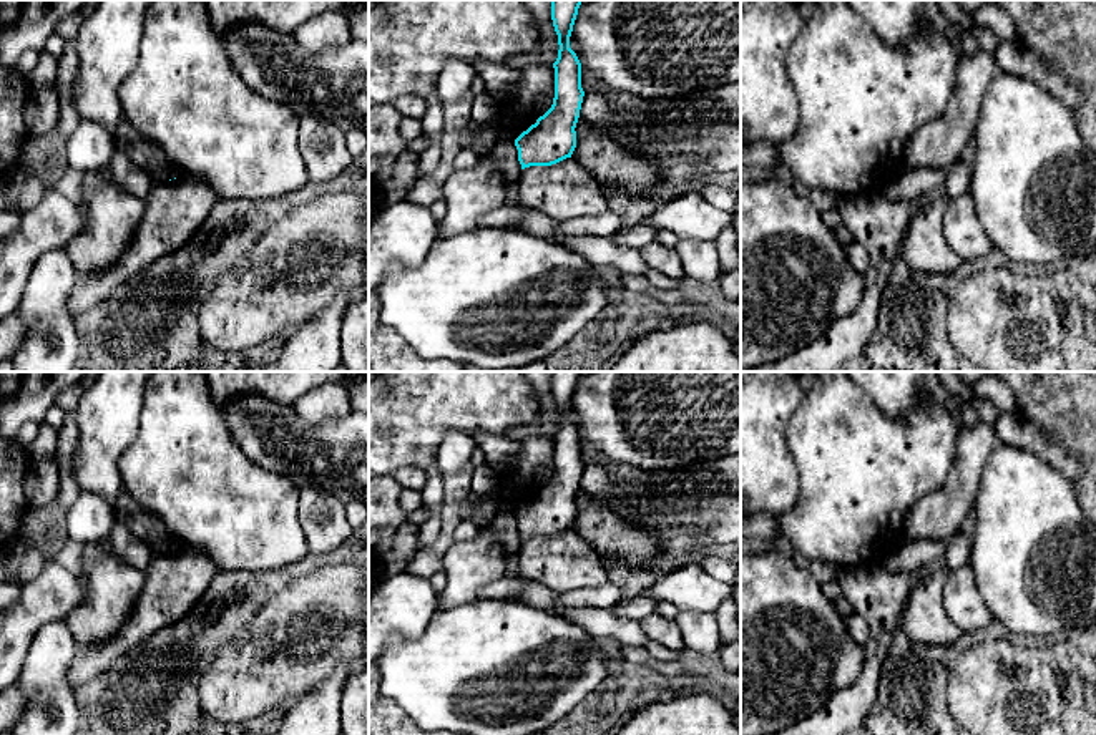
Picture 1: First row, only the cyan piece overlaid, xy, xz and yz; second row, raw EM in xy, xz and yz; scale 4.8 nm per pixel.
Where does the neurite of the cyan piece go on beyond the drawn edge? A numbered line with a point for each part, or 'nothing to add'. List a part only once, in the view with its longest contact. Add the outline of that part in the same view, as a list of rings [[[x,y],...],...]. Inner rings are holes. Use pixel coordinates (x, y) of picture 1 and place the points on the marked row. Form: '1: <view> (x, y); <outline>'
nothing to add

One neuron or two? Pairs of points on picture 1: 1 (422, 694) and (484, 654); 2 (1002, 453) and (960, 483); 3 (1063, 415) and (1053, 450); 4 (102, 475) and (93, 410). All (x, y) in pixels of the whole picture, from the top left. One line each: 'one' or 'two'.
1: one
2: two
3: two
4: one

